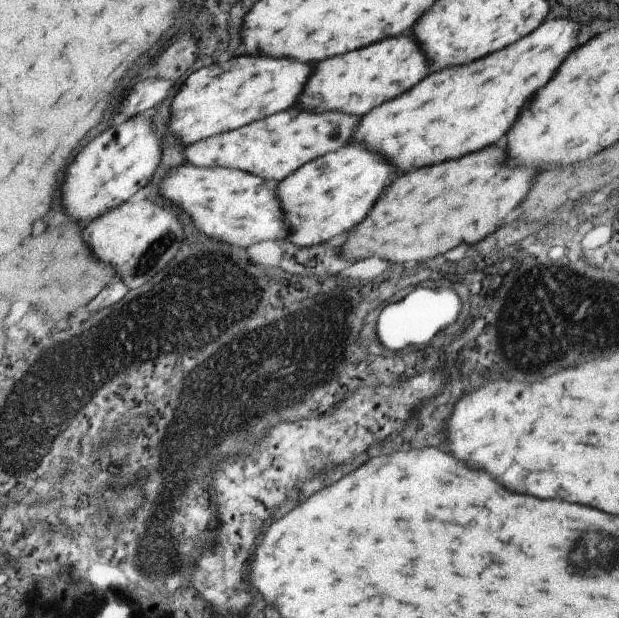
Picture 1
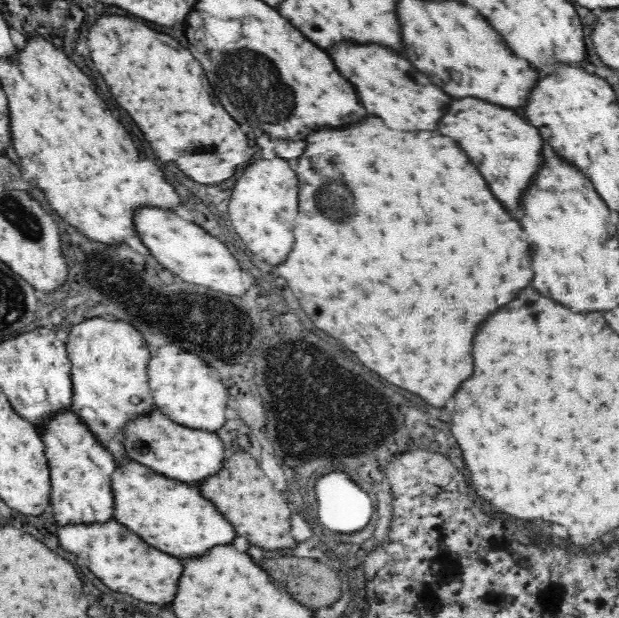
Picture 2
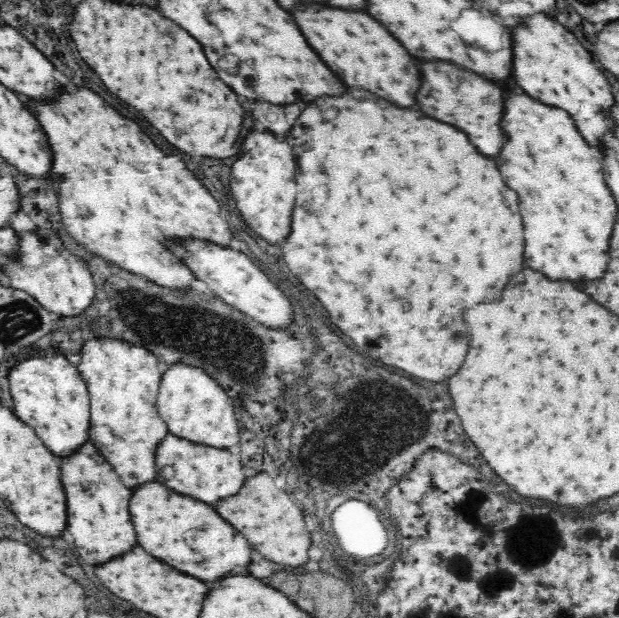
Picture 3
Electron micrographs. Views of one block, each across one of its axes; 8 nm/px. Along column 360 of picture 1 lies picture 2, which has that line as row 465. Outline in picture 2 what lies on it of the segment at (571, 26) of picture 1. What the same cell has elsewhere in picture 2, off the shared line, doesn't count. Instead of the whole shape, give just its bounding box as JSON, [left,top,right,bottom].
[112,459,236,560]

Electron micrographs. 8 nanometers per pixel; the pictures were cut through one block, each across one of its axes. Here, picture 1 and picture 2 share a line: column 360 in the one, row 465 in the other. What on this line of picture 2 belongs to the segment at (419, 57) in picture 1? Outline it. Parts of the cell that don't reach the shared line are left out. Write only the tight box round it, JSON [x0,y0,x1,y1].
[40,410,116,526]

